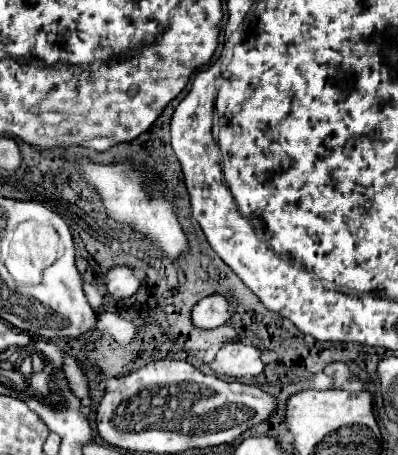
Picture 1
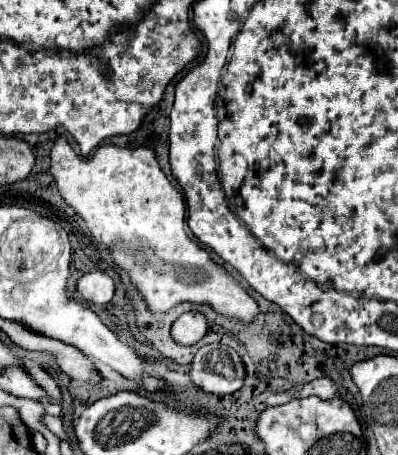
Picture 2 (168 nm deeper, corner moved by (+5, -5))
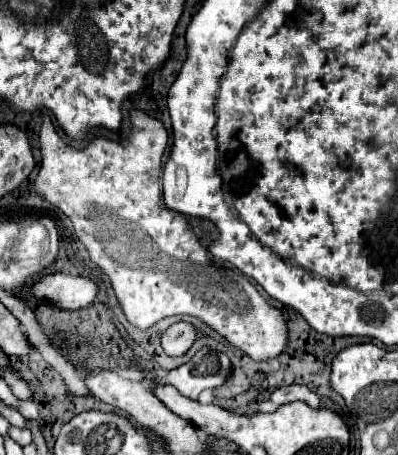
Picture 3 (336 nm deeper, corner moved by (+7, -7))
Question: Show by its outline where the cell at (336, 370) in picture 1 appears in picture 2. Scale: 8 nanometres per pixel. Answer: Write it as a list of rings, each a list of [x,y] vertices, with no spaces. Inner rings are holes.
[[[319,377],[319,379],[303,385],[301,397],[305,397],[305,395],[317,395],[321,399],[333,399],[337,395],[337,389],[329,377]]]

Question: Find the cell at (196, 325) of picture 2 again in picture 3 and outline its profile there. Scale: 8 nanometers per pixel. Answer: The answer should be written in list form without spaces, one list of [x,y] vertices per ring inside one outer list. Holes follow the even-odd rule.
[[[175,323],[163,333],[161,345],[169,357],[179,357],[187,353],[193,341],[195,341],[195,327],[191,323]]]

